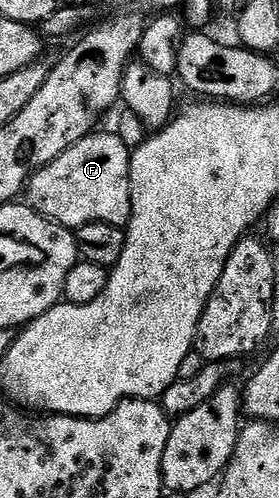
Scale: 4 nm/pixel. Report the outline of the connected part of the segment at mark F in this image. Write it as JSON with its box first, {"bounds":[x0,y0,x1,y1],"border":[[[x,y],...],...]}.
{"bounds":[28,131,131,230],"border":[[[113,131],[91,132],[31,175],[28,181],[30,207],[71,230],[92,222],[108,222],[125,229],[130,223],[131,151]]]}

